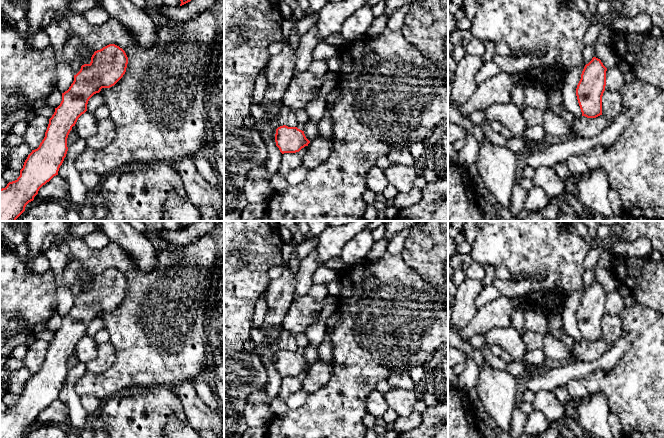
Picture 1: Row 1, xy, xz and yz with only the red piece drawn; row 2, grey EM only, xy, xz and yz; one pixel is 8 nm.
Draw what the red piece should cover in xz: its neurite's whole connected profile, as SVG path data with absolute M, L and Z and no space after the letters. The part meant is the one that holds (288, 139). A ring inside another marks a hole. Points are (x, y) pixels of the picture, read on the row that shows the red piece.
M286 125L276 129L275 142L282 154L299 152L310 143L304 131L297 127L288 127Z

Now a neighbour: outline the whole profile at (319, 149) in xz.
M316 137L308 144L303 156L302 165L307 169L312 169L322 164L331 154L333 138Z

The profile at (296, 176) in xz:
M303 165L293 169L287 176L287 182L289 186L296 186L303 182L305 176L309 169L304 167Z

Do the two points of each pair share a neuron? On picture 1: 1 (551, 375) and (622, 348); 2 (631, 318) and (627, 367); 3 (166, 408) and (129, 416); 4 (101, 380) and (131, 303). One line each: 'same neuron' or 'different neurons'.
1: same neuron
2: same neuron
3: same neuron
4: same neuron

